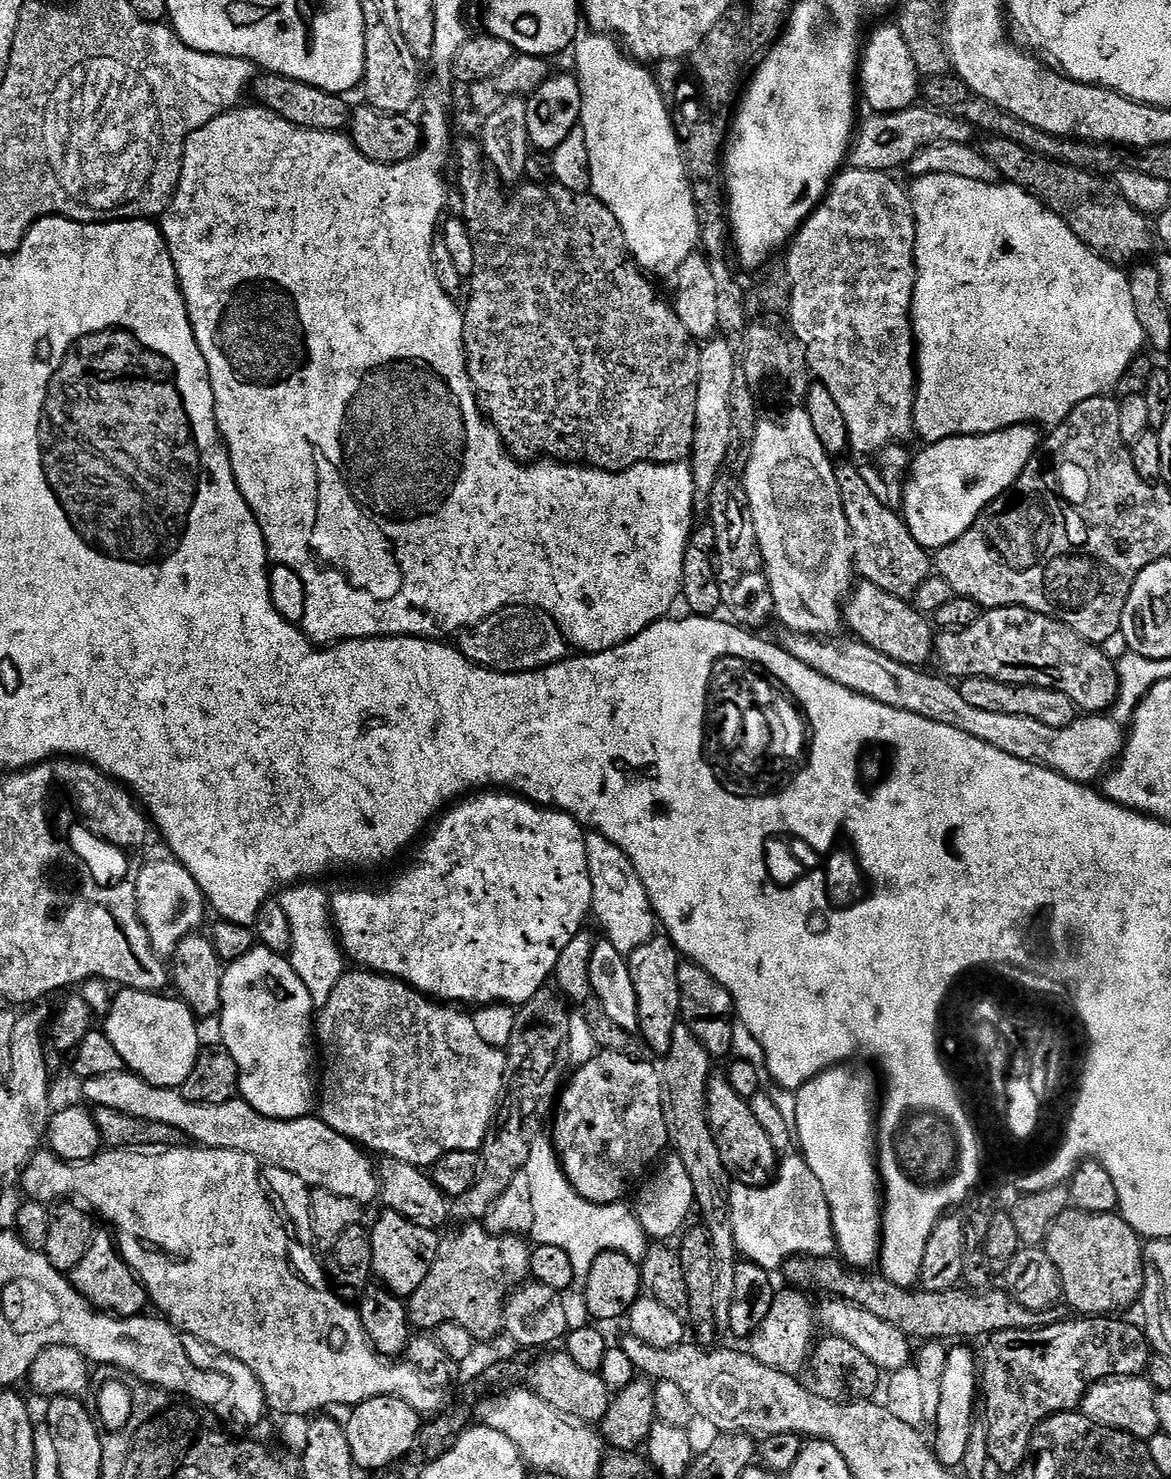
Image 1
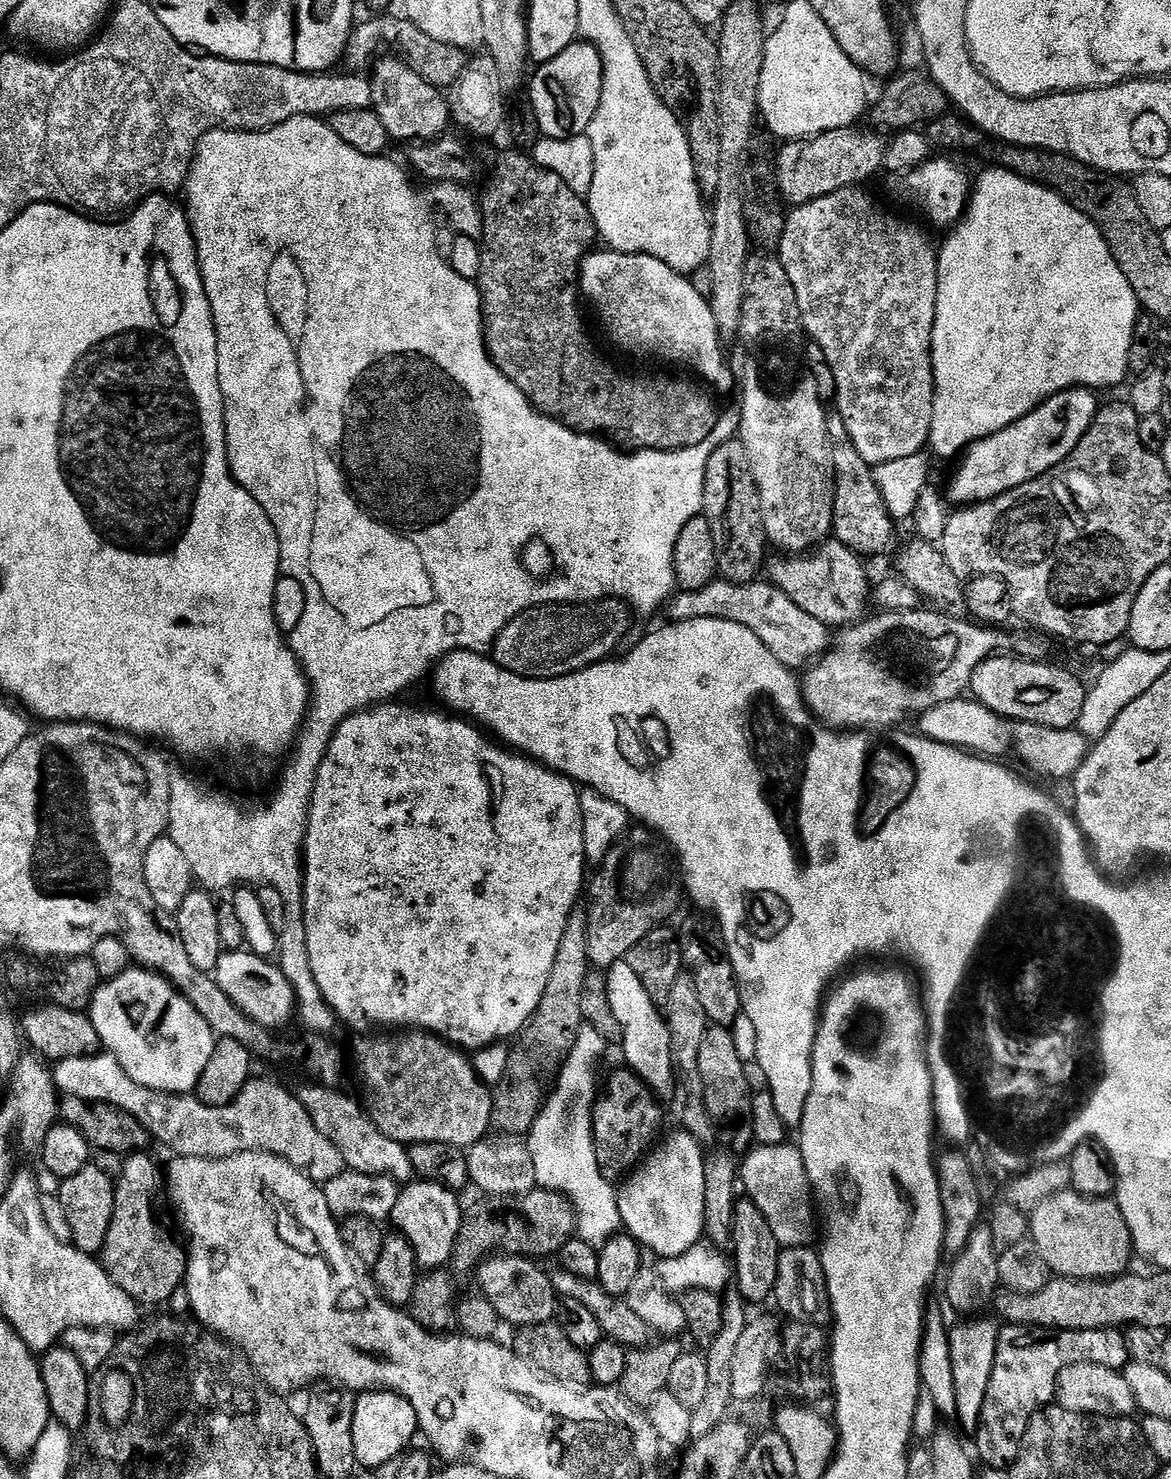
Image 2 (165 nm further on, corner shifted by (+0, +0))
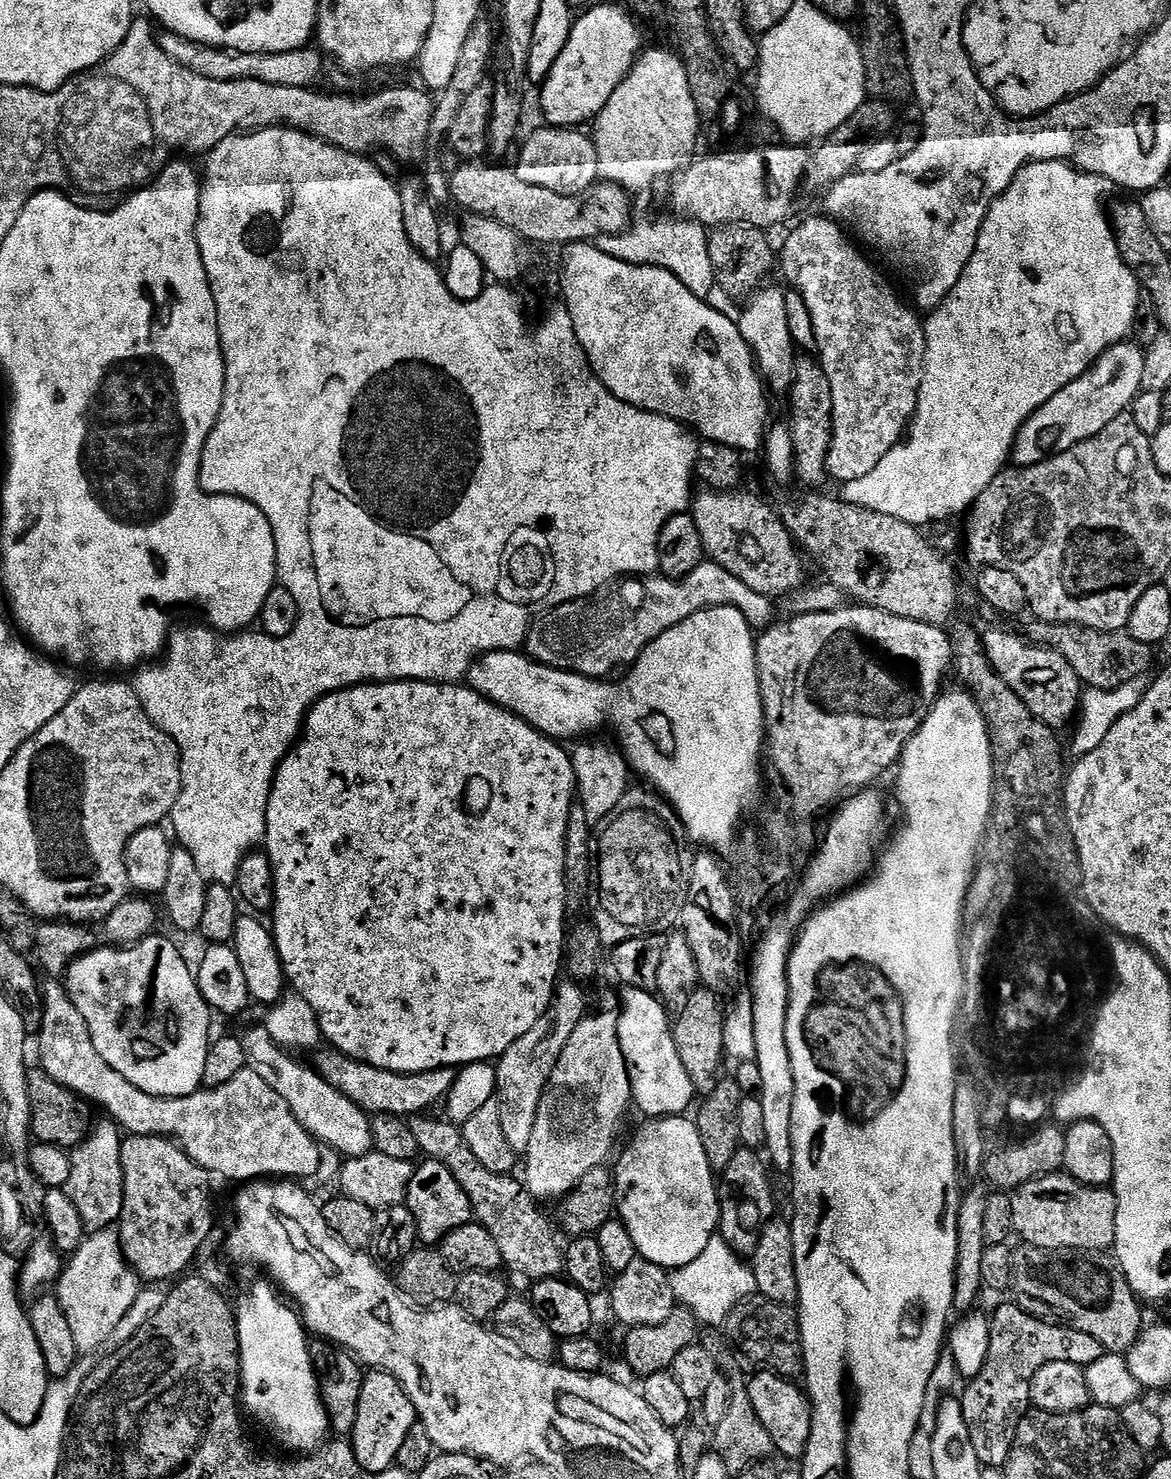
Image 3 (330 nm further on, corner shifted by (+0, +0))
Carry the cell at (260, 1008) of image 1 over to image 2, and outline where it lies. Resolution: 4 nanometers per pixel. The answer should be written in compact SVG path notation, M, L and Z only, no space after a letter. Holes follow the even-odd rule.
M225 951L217 959L214 979L223 994L240 1012L244 1012L255 1024L269 1030L280 1030L288 1019L293 1019L297 1000L292 986L275 963L267 964L252 952Z

